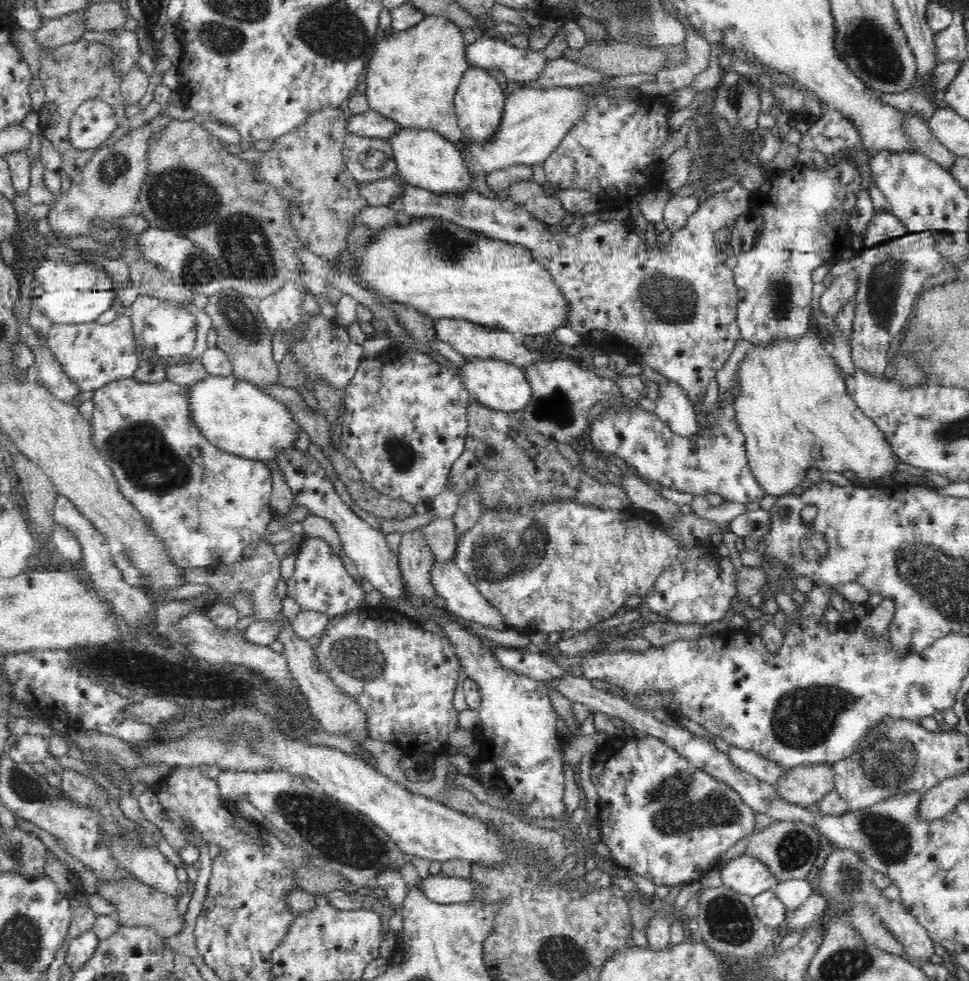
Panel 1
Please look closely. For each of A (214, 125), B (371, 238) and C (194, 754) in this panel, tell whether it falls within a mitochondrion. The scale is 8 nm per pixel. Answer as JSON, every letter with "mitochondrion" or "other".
{"A":"other","B":"other","C":"other"}

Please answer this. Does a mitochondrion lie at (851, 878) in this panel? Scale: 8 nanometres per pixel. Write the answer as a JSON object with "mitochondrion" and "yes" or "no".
{"mitochondrion":"yes"}

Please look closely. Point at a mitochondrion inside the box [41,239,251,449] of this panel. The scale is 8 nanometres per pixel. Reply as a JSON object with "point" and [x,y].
{"point":[197,270]}

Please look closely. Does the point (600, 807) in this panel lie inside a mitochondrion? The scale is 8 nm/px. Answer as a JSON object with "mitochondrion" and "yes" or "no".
{"mitochondrion":"no"}

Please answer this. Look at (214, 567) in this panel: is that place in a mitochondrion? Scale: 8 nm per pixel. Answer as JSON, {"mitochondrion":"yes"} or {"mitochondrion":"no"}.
{"mitochondrion":"no"}

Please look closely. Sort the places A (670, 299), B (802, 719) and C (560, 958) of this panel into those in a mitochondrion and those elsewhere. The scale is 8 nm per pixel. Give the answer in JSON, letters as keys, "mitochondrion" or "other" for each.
{"A":"mitochondrion","B":"mitochondrion","C":"mitochondrion"}

